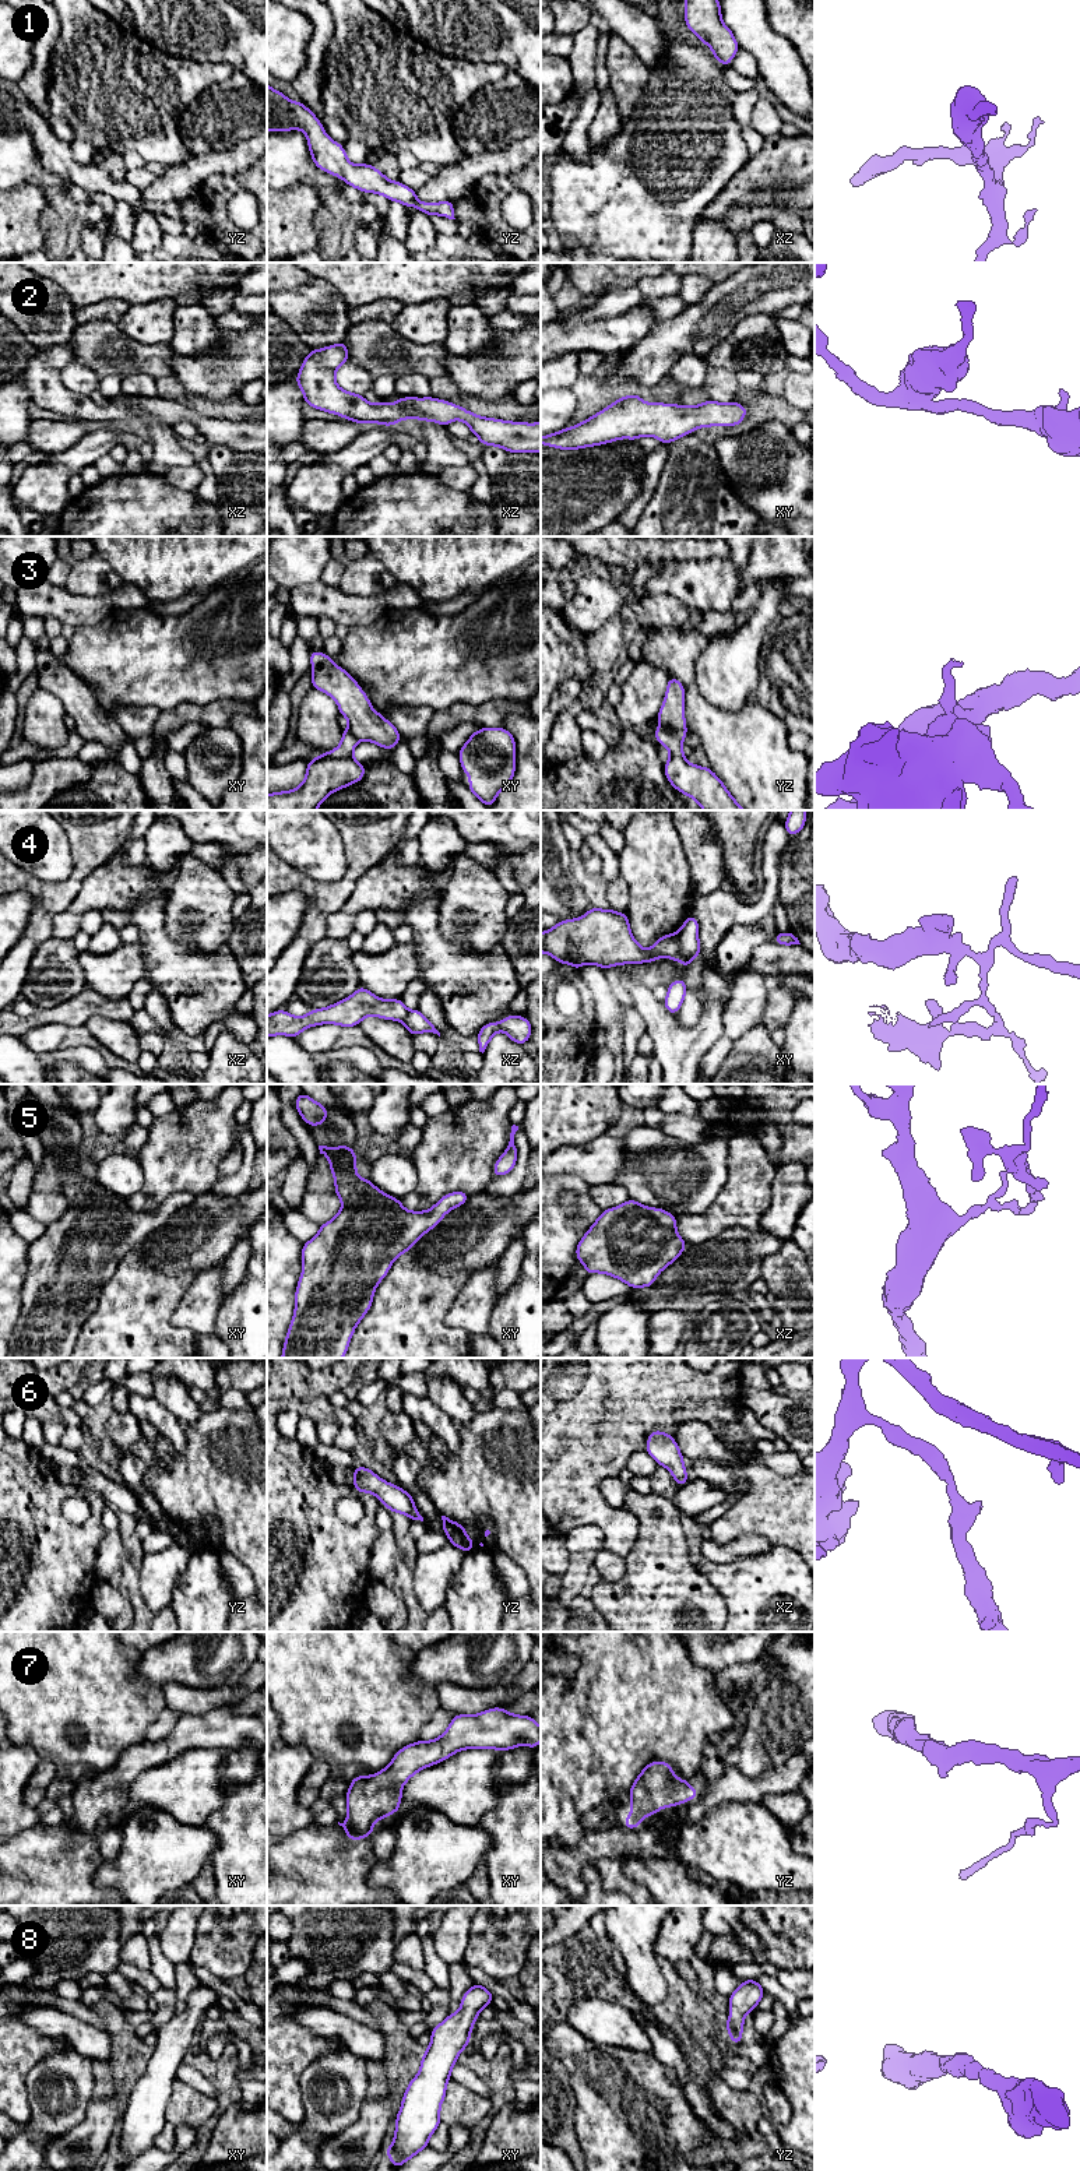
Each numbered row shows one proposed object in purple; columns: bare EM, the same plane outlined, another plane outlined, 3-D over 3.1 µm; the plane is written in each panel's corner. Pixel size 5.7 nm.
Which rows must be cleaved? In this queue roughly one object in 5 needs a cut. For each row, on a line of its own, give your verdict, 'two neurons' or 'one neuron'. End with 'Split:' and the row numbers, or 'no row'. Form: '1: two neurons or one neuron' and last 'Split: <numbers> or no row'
1: one neuron
2: one neuron
3: two neurons
4: two neurons
5: one neuron
6: one neuron
7: one neuron
8: one neuron
Split: 3, 4

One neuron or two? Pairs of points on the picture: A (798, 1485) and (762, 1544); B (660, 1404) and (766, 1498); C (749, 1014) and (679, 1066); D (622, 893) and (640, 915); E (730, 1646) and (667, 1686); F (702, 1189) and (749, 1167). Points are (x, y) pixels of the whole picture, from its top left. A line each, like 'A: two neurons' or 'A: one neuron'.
A: two neurons
B: two neurons
C: two neurons
D: two neurons
E: two neurons
F: two neurons

